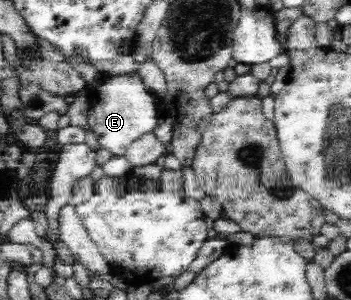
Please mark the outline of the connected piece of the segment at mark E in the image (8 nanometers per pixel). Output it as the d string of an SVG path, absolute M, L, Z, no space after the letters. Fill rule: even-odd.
M105 75L104 79L100 85L89 89L91 107L87 118L88 126L100 142L100 147L110 150L113 156L120 157L142 135L154 132L158 127L161 112L158 100L144 86L140 77Z

